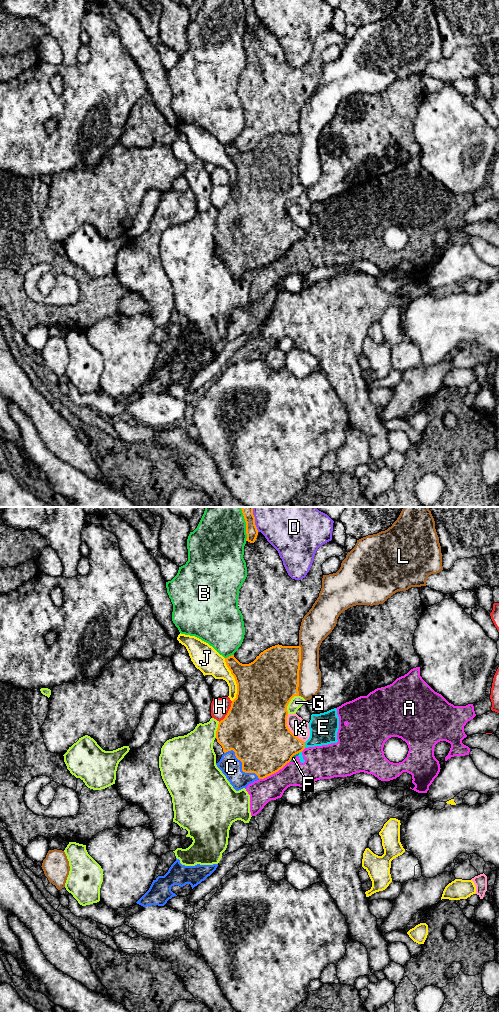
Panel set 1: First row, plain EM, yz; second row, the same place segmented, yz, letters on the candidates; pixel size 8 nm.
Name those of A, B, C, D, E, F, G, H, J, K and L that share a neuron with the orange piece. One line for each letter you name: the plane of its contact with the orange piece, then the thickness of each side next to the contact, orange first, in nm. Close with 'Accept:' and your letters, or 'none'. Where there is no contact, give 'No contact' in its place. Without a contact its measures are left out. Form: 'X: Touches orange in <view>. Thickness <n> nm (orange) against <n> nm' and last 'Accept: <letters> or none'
C: Touches orange in yz. Thickness 480 nm (orange) against 170 nm
Accept: C

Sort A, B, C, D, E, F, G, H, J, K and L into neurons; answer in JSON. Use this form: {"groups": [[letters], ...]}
{"groups": [["A", "E", "F"], ["B"], ["C"], ["D"], ["G"], ["H"], ["J"], ["K"], ["L"]]}

